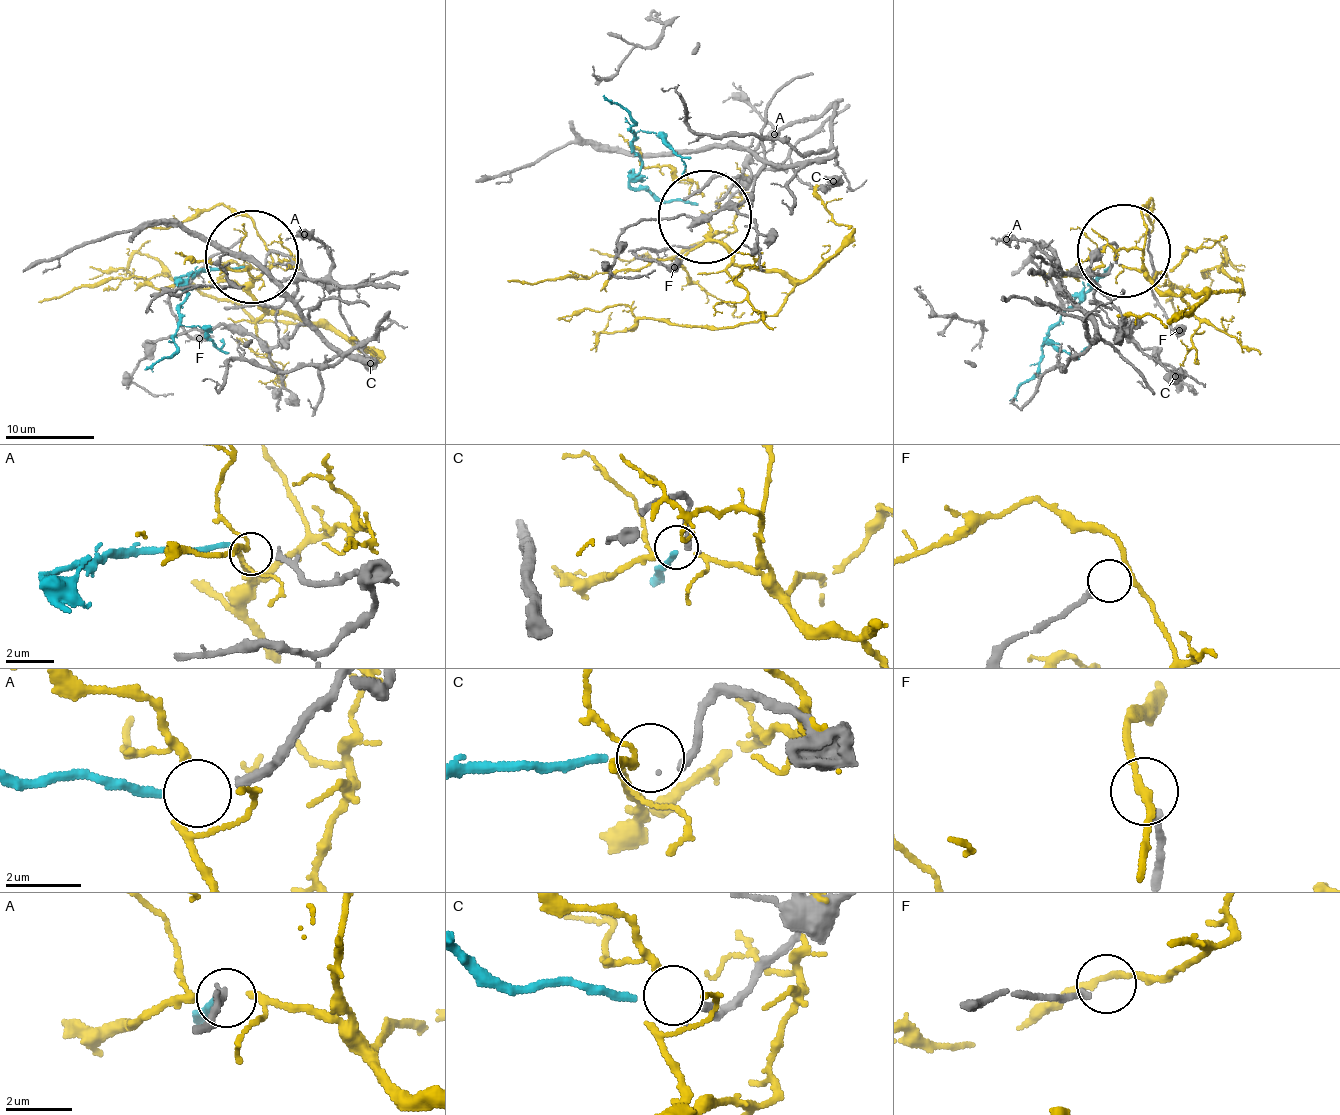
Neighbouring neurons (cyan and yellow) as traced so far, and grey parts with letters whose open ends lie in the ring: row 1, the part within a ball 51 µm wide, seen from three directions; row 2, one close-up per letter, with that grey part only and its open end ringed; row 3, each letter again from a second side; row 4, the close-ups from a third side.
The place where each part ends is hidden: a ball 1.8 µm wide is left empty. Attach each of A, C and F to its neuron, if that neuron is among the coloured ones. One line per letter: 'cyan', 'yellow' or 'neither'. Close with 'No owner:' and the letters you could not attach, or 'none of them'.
A: cyan
C: neither
F: neither
No owner: C, F

